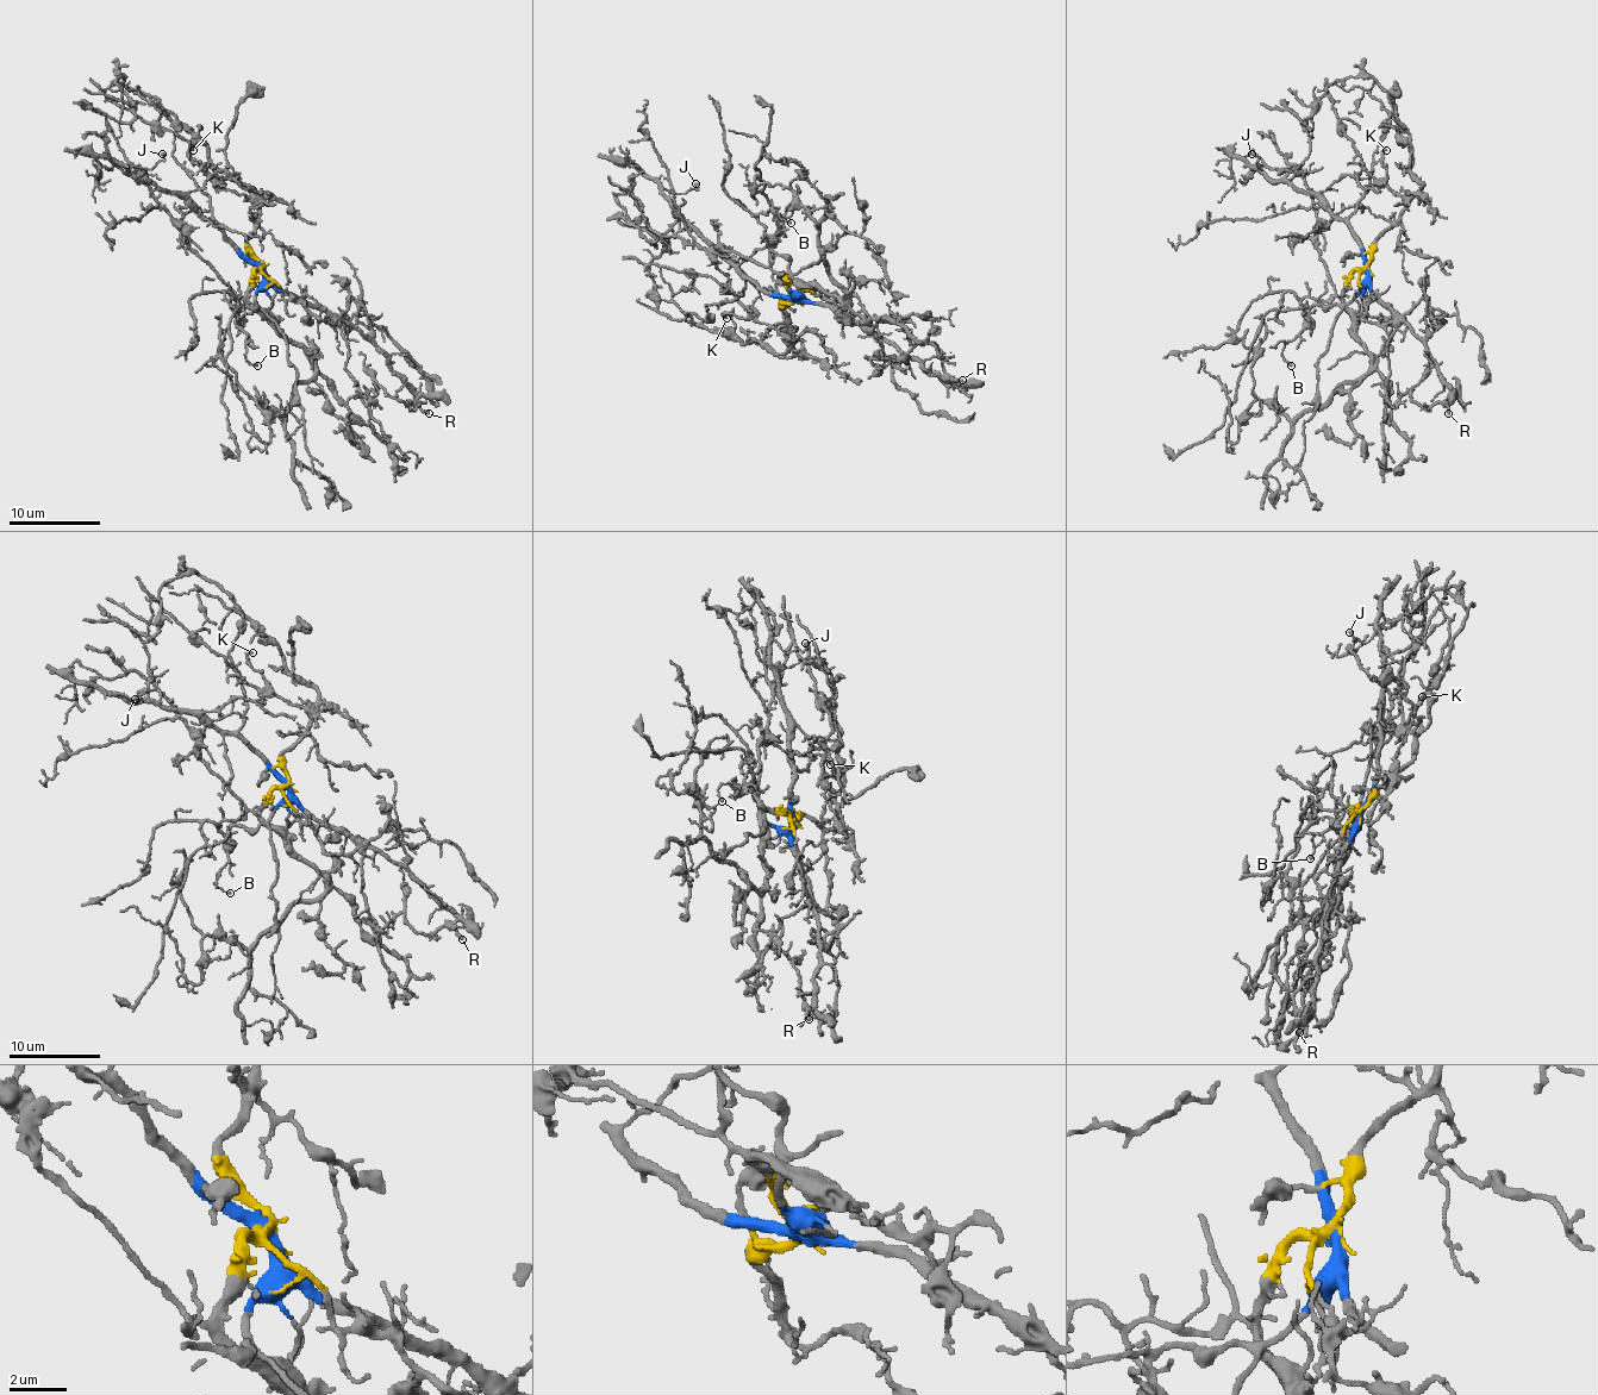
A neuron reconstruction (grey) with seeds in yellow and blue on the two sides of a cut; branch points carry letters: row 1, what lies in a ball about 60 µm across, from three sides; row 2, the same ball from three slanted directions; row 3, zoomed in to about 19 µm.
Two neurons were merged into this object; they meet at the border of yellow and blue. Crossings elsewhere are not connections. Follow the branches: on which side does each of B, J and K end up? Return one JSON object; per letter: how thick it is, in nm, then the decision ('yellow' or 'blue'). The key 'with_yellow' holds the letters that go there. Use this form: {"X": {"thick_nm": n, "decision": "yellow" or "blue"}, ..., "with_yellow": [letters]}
{"B": {"thick_nm": 130, "decision": "yellow"}, "J": {"thick_nm": 130, "decision": "blue"}, "K": {"thick_nm": 120, "decision": "yellow"}, "with_yellow": ["B", "K"]}

